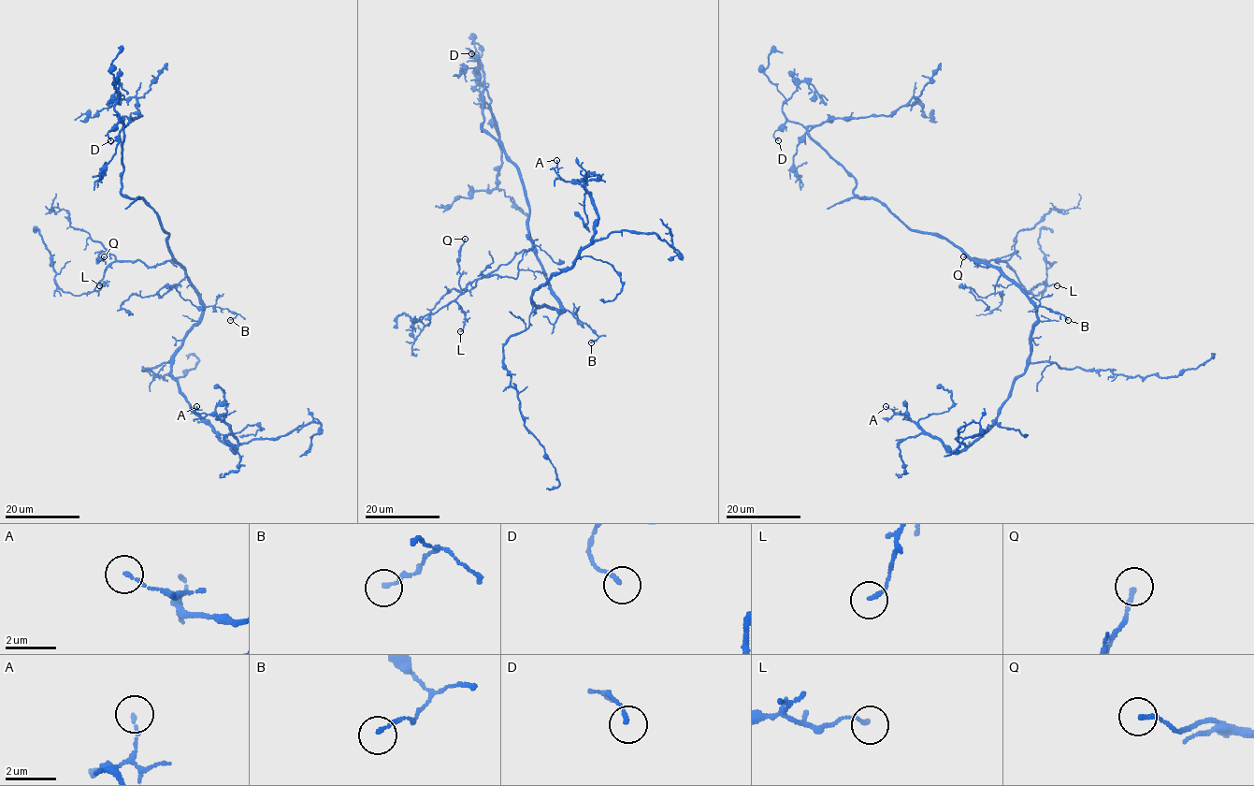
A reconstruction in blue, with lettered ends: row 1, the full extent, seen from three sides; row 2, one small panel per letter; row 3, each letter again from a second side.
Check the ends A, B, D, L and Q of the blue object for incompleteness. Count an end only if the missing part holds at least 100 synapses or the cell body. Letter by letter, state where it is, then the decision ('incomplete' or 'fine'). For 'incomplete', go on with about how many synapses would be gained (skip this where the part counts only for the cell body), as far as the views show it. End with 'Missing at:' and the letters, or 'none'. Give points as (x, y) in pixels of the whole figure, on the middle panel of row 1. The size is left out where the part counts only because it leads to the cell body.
A: (556, 160) | fine
B: (591, 342) | fine
D: (471, 53) | fine
L: (460, 331) | fine
Q: (465, 239) | fine
Missing at: none

